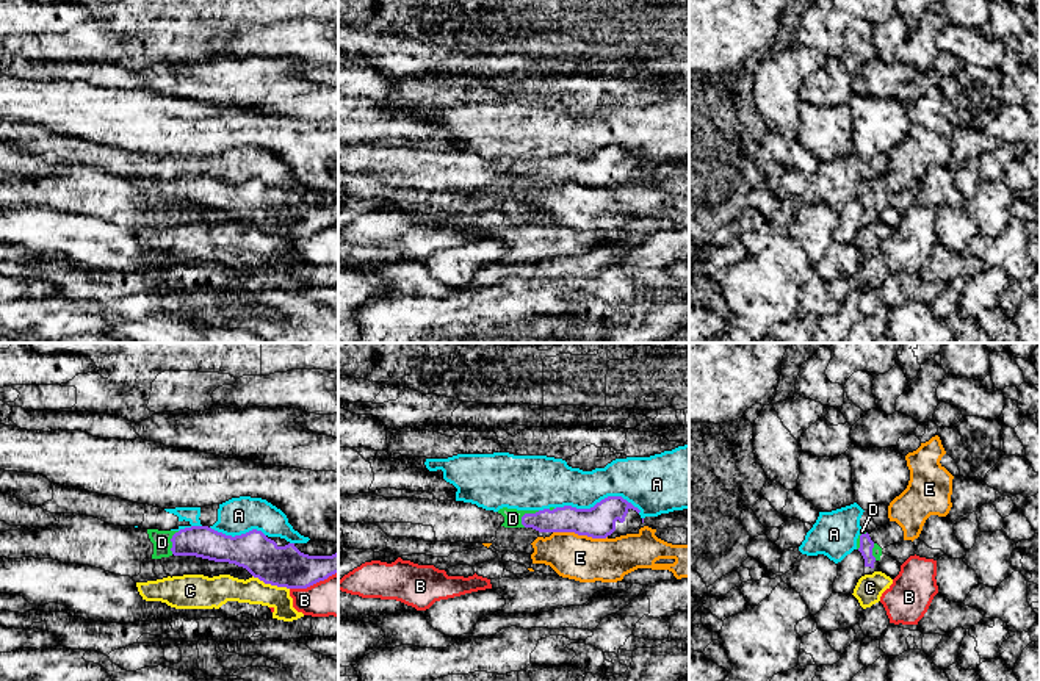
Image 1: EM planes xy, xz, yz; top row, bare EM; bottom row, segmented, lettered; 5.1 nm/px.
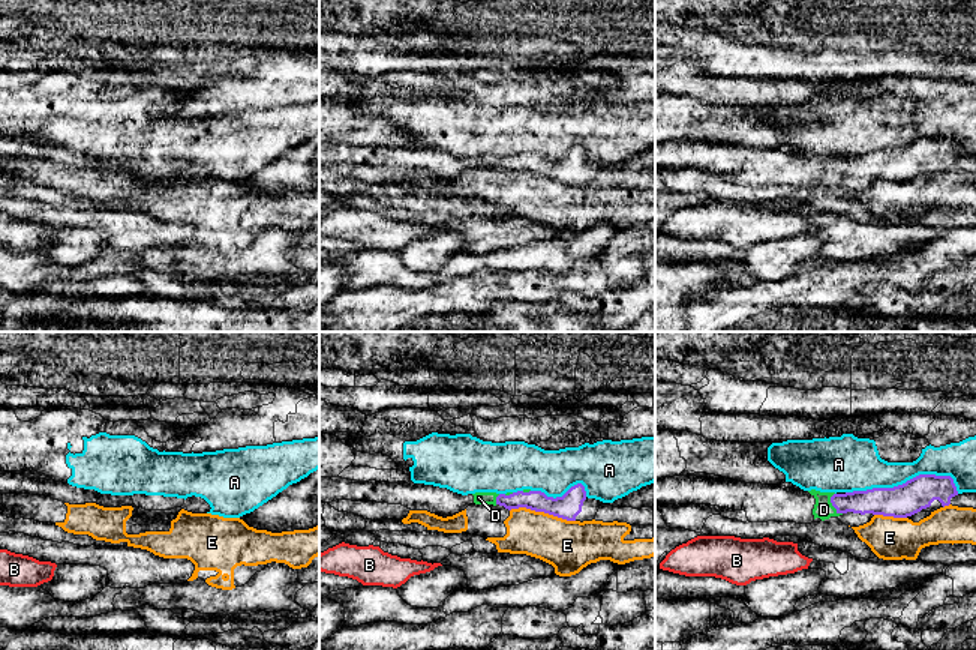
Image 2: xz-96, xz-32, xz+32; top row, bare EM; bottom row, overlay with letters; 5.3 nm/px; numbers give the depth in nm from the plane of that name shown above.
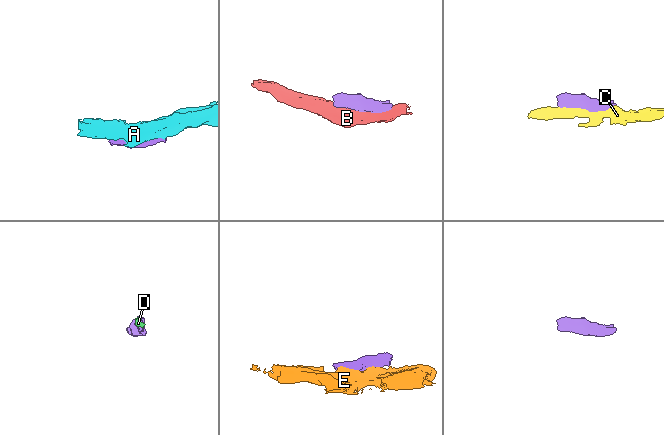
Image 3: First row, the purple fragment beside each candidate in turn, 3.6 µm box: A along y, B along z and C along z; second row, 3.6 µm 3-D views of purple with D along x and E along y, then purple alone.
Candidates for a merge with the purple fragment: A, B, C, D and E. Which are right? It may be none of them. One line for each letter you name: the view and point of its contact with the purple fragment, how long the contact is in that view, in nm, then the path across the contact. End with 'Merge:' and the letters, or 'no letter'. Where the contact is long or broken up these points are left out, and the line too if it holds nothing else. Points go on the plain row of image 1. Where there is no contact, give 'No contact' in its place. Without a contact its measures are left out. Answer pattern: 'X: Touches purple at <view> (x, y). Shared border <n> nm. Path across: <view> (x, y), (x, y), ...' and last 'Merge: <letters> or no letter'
D: Touches purple at xz (527, 163). Shared border 120 nm. Path across: xz (567, 168), (527, 163), (520, 168), (512, 168)
Merge: D

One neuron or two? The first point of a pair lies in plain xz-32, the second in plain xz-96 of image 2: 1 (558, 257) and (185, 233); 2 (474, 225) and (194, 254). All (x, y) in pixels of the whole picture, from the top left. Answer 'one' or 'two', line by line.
1: two
2: two

